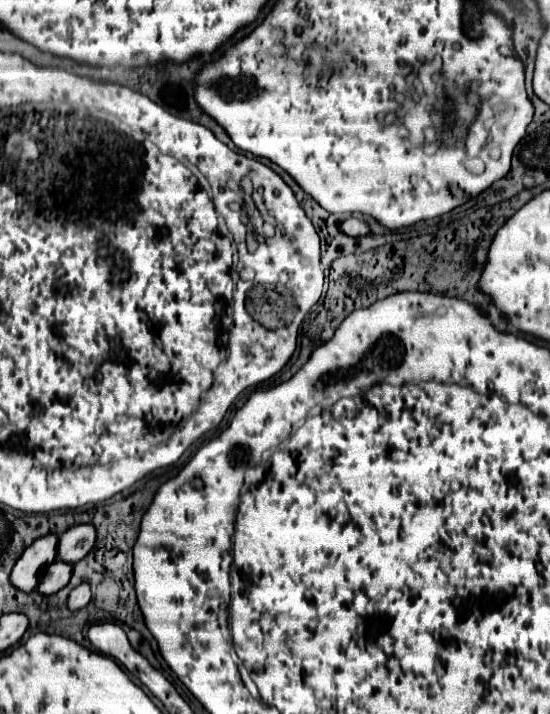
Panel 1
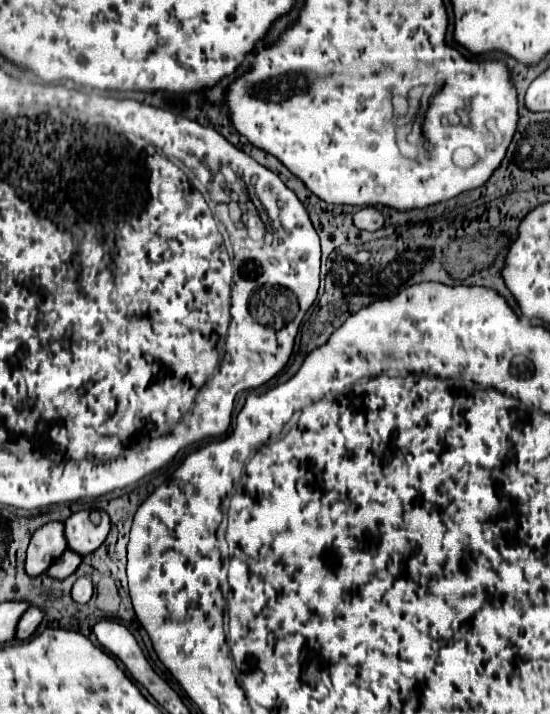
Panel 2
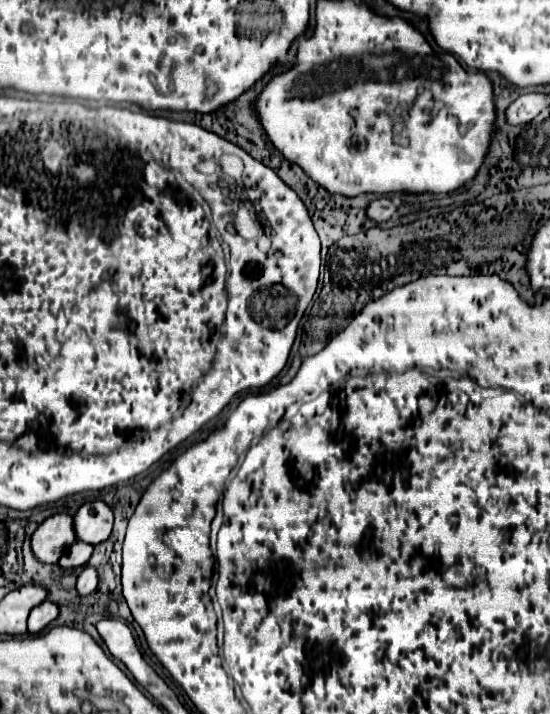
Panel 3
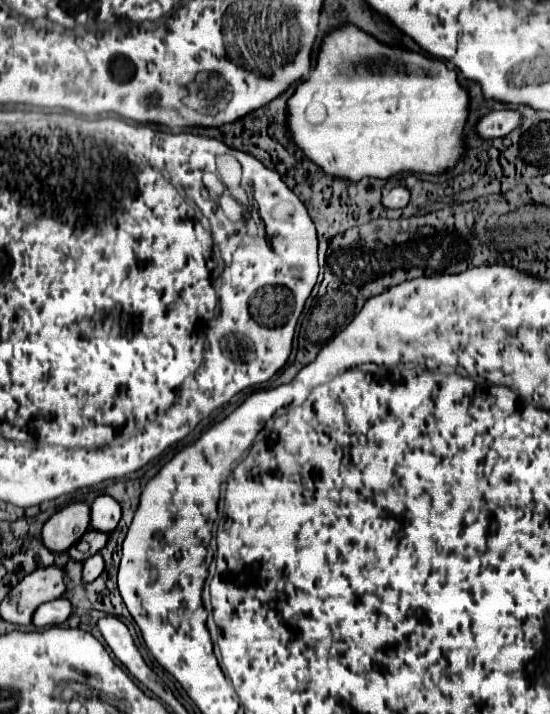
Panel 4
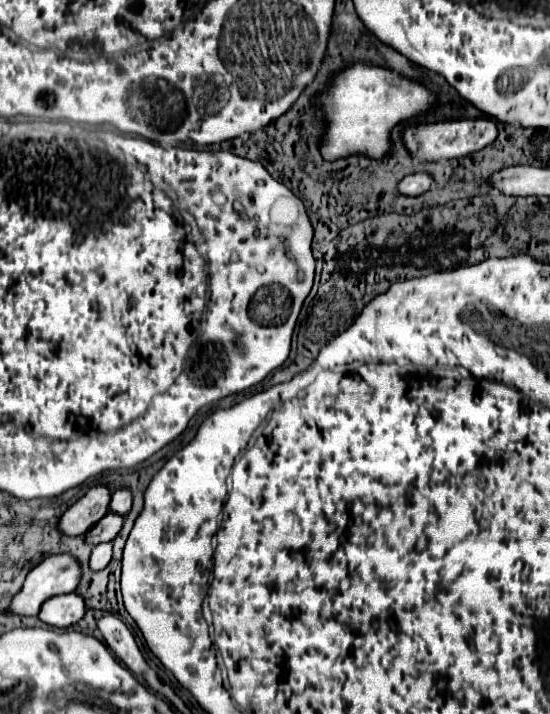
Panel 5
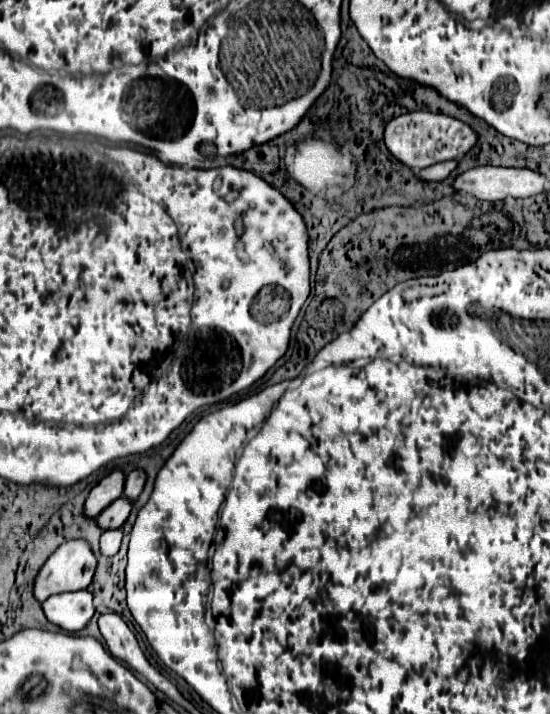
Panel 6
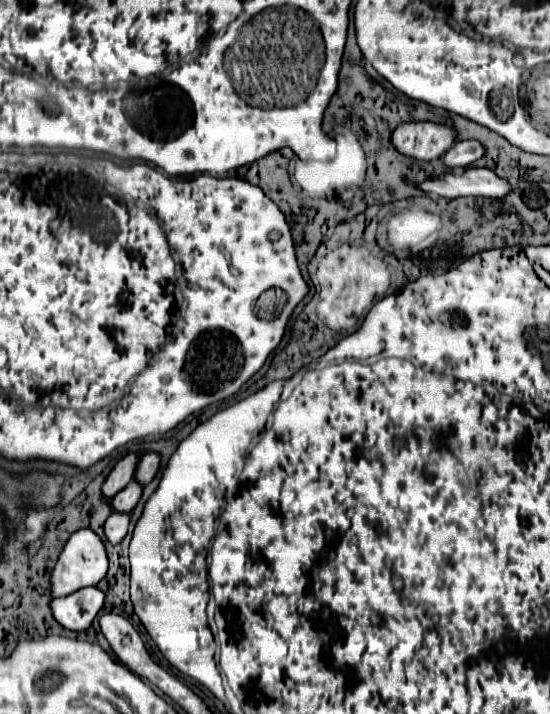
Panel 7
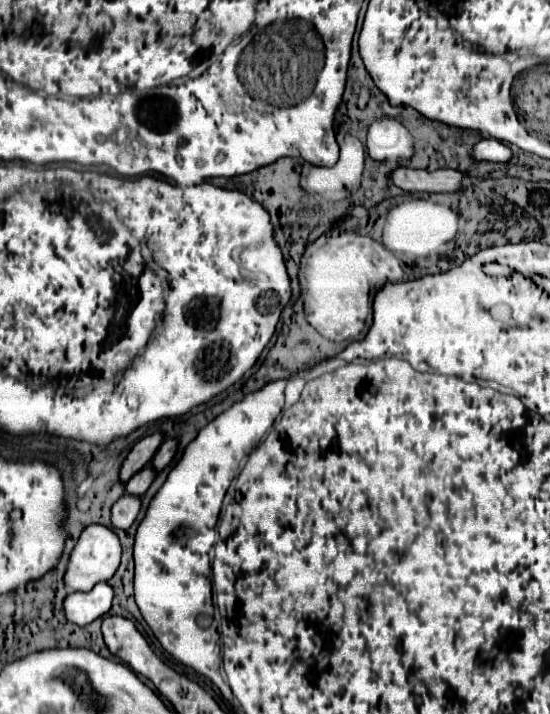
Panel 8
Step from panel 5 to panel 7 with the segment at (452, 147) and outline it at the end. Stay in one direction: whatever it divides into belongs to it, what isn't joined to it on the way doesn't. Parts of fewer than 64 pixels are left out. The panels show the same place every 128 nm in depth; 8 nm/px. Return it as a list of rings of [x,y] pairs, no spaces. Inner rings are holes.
[[[404,122],[392,132],[392,146],[408,158],[434,162],[456,144],[456,128],[440,122]]]

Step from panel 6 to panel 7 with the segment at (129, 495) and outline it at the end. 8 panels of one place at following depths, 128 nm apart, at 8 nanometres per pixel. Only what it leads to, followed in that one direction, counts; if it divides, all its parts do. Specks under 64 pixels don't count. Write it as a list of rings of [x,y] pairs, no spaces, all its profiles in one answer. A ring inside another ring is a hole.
[[[154,452],[144,454],[144,456],[140,458],[140,462],[138,462],[138,466],[136,466],[134,480],[136,480],[138,484],[142,484],[142,486],[148,484],[148,482],[156,476],[158,466],[160,466],[160,456],[158,456],[158,454],[154,454]]]

